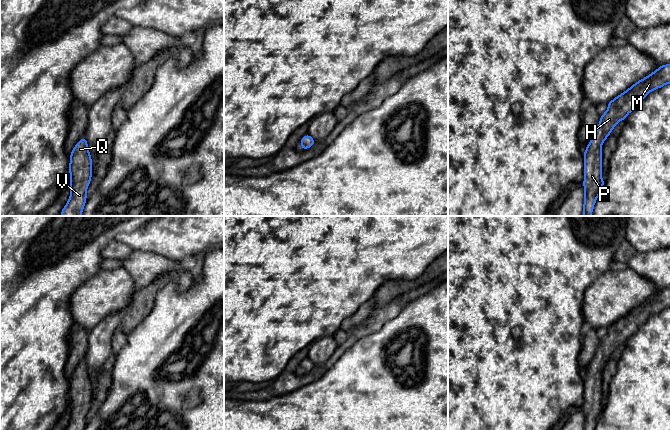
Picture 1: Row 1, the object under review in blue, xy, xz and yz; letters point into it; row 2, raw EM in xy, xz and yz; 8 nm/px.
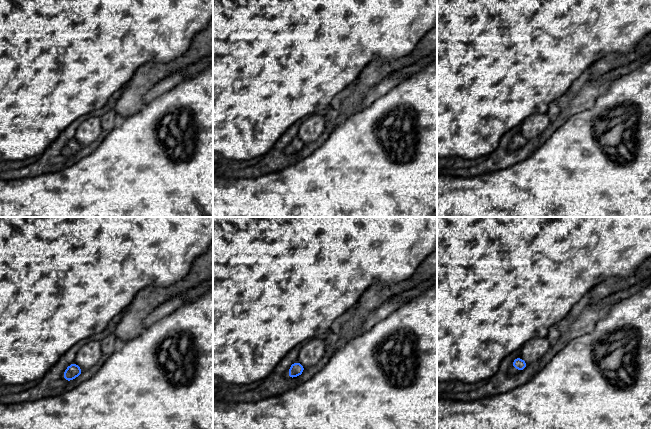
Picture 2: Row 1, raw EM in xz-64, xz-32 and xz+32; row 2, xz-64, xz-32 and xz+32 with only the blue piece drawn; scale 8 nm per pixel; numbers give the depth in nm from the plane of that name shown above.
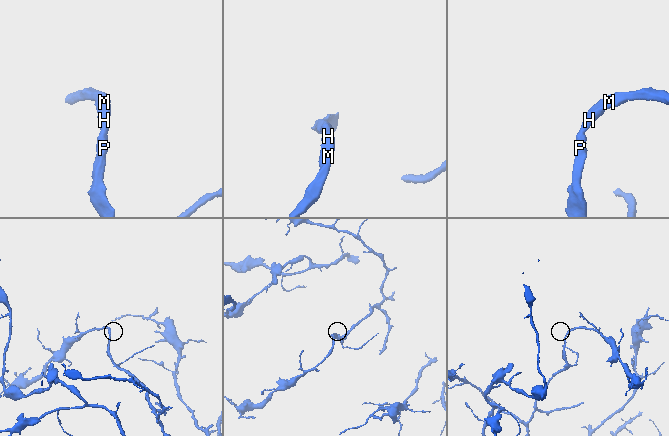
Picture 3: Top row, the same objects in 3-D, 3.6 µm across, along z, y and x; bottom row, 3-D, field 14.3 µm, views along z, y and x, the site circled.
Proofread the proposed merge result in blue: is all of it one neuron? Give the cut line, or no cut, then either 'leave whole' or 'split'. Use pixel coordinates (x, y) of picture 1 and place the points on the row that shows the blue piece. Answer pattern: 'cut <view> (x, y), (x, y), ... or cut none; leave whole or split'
cut none; leave whole

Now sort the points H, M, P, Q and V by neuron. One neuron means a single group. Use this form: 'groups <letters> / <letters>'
groups H M P Q V

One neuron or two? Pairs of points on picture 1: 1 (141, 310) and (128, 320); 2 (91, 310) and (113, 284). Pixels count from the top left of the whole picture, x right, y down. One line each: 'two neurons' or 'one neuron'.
1: one neuron
2: one neuron

